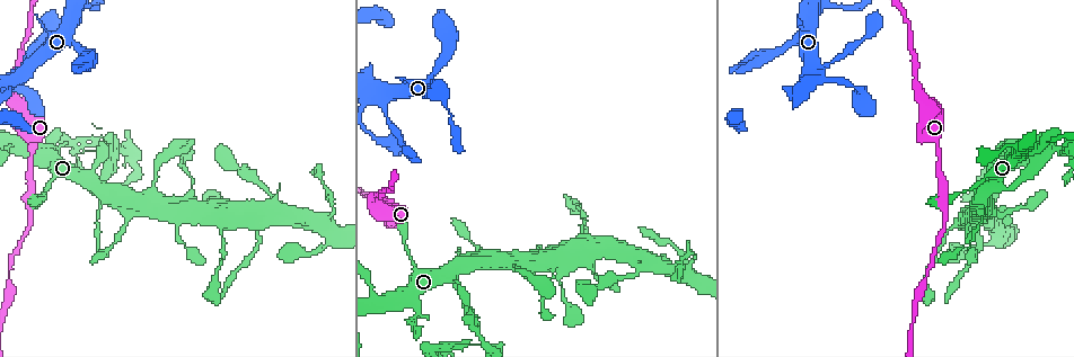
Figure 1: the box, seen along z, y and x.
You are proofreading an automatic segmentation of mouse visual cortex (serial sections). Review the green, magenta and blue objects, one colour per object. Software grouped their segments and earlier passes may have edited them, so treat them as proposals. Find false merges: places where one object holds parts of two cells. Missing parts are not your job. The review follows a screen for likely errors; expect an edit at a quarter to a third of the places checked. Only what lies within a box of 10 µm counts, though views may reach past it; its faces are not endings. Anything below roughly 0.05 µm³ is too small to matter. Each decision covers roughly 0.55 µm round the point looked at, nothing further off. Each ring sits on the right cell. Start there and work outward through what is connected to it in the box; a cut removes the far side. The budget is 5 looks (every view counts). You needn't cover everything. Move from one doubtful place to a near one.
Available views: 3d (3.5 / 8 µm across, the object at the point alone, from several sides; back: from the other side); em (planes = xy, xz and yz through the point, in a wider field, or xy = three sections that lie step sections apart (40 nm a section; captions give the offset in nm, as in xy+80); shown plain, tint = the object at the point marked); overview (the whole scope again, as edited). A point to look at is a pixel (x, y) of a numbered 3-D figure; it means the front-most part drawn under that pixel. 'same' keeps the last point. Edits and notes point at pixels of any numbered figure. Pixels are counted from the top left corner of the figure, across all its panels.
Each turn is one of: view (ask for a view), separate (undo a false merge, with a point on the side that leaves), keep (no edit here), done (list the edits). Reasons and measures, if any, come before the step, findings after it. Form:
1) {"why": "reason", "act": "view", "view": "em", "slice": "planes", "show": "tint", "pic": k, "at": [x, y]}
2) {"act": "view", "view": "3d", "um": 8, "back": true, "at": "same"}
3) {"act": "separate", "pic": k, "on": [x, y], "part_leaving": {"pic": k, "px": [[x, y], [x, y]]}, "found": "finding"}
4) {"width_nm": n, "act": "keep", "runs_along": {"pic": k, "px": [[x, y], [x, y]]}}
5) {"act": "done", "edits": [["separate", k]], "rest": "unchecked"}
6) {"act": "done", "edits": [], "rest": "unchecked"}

{"why": "four-way junction", "act": "view", "view": "3d", "um": 8, "back": true, "pic": 1, "at": [813, 69]}

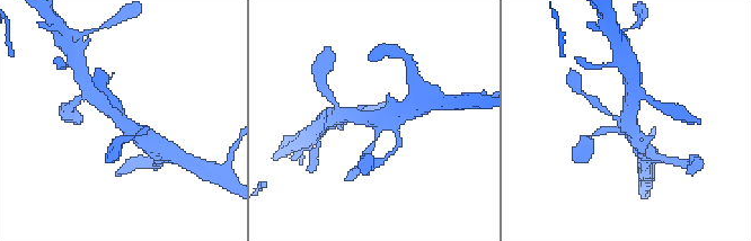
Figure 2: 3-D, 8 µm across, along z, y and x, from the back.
{"arms": 4, "arm_widths_nm": [150, 300, 400, 450], "act": "view", "view": "em", "slice": "xy", "step": 5, "show": "tint", "at": "same"}

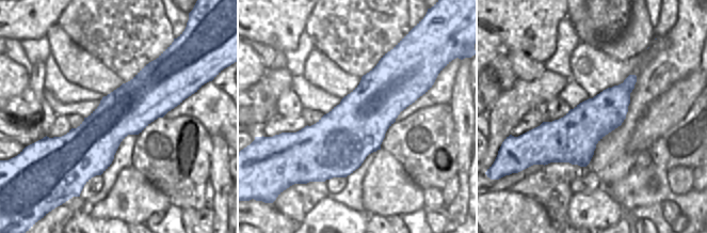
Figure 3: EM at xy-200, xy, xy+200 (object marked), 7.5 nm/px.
{"act": "keep", "runs_along": {"pic": 3, "px": [[180, 96], [57, 139]]}, "found": "all the same cell"}

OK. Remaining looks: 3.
{"why": "narrows sharply", "act": "view", "view": "3d", "um": 3.5, "pic": 1, "at": [1017, 183]}

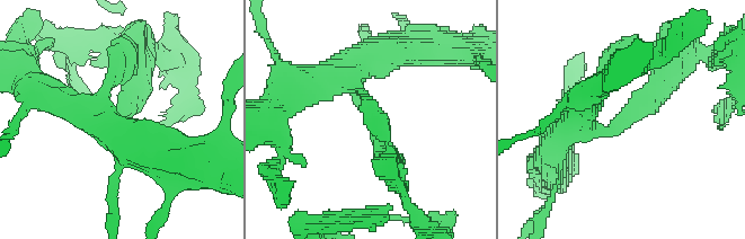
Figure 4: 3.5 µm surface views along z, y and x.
{"arm_widths_nm": [300, 400], "why": "shape alone is not enough", "act": "view", "view": "em", "slice": "xy", "step": 5, "show": "tint", "pic": 4, "at": [620, 126]}

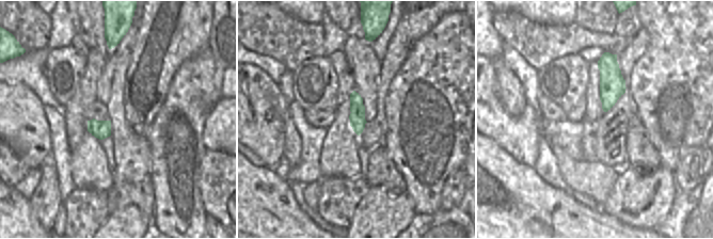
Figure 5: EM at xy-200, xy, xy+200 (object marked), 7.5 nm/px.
{"act": "separate", "pic": 4, "on": [390, 173], "part_leaving": {"pic": 4, "px": [[623, 122], [672, 67], [692, 52]]}, "found": "two cells meet here"}

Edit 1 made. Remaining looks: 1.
{"act": "done", "edits": [["separate", 4]], "rest": "unchecked"}

